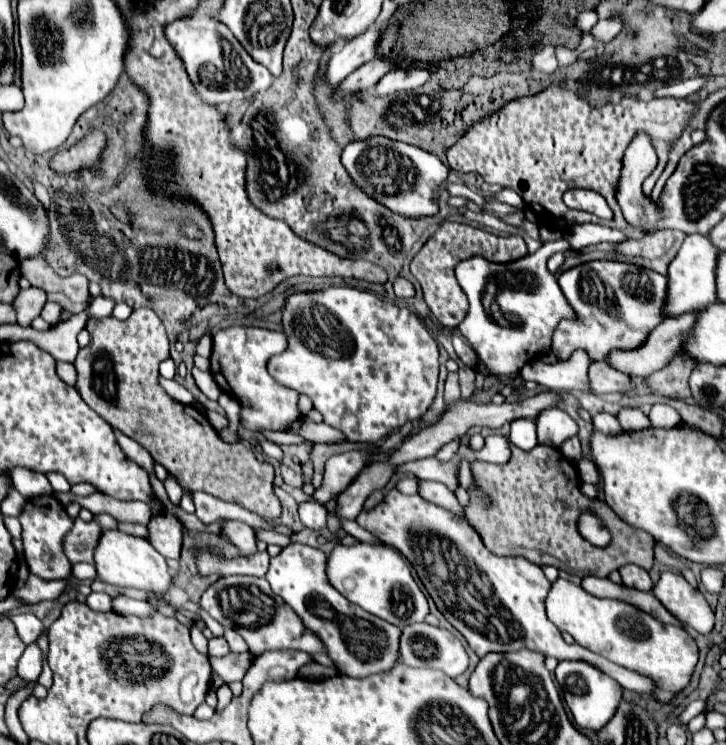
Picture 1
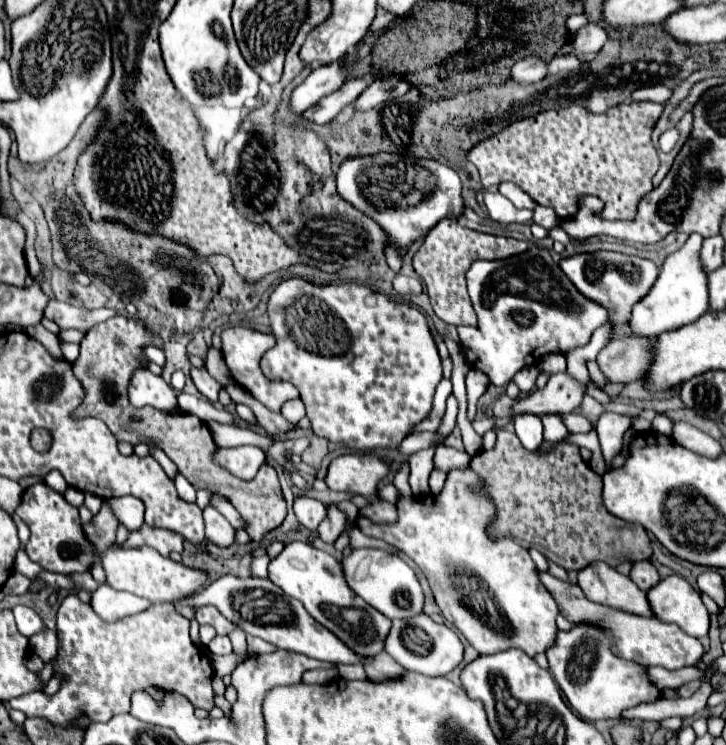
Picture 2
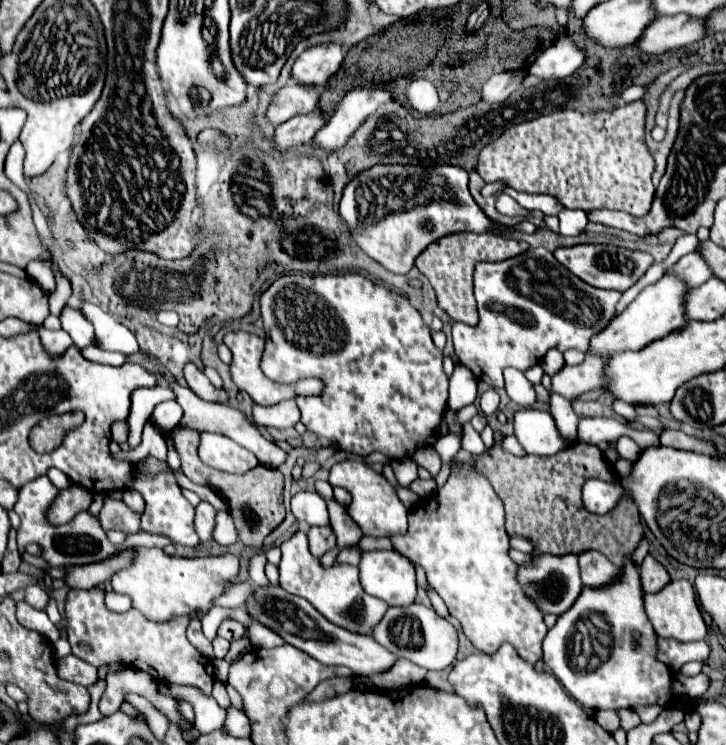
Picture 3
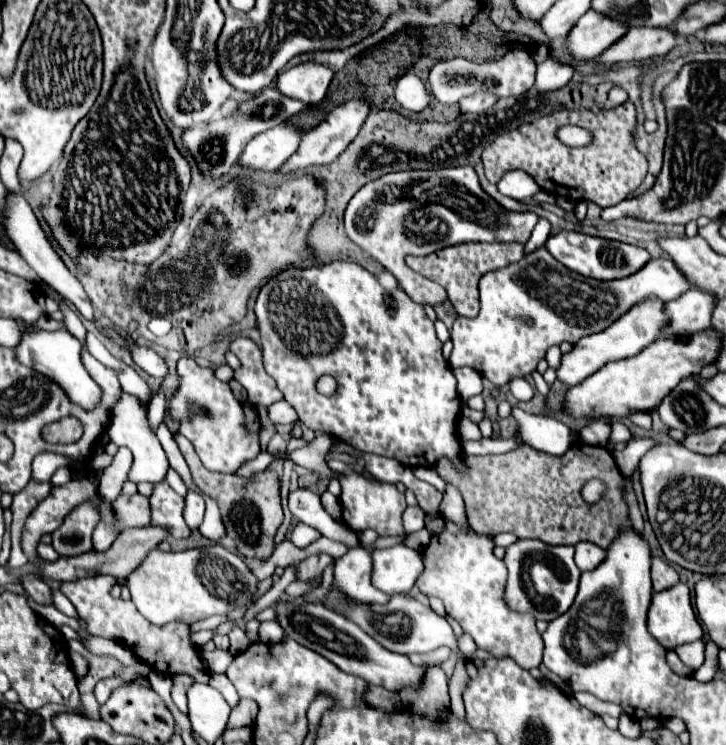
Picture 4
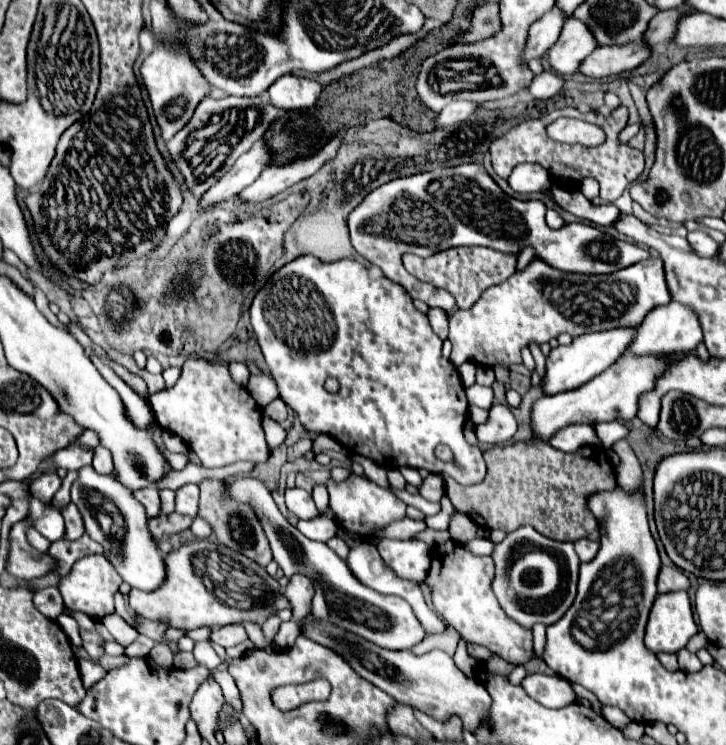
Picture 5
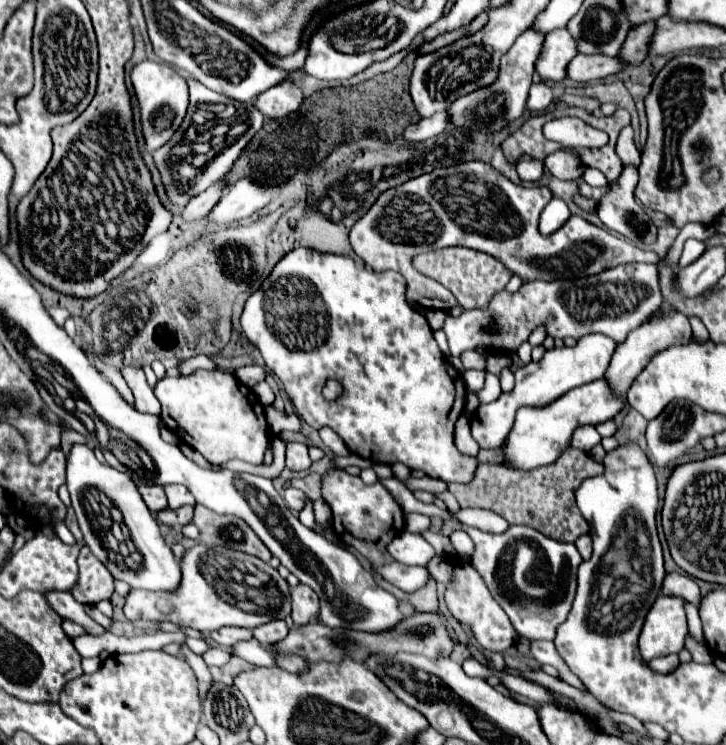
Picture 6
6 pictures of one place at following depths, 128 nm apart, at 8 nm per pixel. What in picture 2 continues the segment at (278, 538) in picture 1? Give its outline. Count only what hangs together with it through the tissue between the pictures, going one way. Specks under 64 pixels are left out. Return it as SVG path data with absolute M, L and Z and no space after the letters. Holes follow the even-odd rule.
M212 494L210 498L210 504L234 526L234 528L244 528L244 520L240 520L240 514L232 508L232 504L228 504L228 500L220 498L218 494Z

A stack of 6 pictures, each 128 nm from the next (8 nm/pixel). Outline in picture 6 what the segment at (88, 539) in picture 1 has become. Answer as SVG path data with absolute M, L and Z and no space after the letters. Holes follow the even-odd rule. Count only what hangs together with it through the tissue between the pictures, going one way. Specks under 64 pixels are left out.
M158 484L144 486L144 488L140 488L140 494L142 494L146 506L152 512L160 512L160 510L168 508L168 500L166 500L166 494L164 494L164 488L162 486L158 486Z

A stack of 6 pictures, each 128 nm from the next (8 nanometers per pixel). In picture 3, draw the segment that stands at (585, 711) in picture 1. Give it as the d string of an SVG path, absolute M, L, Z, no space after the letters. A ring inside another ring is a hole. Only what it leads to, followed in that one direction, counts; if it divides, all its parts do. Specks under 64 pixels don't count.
M628 556L624 560L620 574L612 582L598 588L584 586L574 606L556 620L554 628L550 628L544 638L544 664L560 680L566 692L588 710L608 710L608 708L614 710L614 708L636 708L636 706L666 708L682 702L682 698L672 692L672 670L656 656L658 638L652 624L646 618L642 596L644 590L640 582L640 570ZM590 612L600 612L606 618L606 622L610 624L610 632L614 636L614 644L610 656L604 662L596 666L588 664L588 668L582 670L572 666L570 662L568 640L572 632L576 632L576 622L588 618ZM634 632L638 632L640 636L636 638Z

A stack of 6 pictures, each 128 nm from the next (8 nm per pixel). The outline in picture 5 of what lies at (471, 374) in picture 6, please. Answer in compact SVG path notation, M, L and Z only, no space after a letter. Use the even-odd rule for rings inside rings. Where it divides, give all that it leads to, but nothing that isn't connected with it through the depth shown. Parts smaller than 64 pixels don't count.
M482 364L476 366L476 384L480 384L480 386L492 386L494 380L496 380L496 378L494 378L492 368L482 366Z

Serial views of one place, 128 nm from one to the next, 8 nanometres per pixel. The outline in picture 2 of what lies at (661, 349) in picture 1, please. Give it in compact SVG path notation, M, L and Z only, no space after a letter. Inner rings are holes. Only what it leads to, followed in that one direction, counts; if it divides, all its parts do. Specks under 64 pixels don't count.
M616 336L598 354L598 366L608 384L634 382L644 372L644 344L650 340Z

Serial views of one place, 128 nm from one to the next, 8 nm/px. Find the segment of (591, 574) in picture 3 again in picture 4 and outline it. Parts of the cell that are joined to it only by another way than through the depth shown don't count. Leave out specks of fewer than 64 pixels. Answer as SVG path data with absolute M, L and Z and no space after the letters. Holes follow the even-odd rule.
M592 542L576 544L576 566L582 572L586 572L590 568L596 568L604 560L604 556L606 556L606 552L600 546L592 544Z

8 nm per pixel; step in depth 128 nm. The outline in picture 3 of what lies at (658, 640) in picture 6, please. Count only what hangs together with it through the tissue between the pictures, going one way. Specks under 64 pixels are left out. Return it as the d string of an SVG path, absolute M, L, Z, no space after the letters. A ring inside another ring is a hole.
M672 580L658 594L646 594L644 606L646 606L648 620L654 626L654 632L662 638L674 638L680 642L694 642L694 640L704 640L708 634L706 624L702 620L702 614L696 604L694 588L688 580Z

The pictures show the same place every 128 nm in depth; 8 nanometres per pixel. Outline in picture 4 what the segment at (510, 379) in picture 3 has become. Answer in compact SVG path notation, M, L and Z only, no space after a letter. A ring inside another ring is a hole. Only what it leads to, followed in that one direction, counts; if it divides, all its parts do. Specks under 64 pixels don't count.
M512 378L510 380L510 388L512 388L512 394L518 400L530 400L532 394L534 394L534 388L524 378Z

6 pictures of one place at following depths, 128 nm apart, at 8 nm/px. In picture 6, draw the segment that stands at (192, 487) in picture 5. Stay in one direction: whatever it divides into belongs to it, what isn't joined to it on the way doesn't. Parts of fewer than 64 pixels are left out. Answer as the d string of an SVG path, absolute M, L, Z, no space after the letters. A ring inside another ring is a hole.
M166 484L164 490L166 490L166 496L168 496L170 508L180 508L184 504L196 504L192 500L192 494L188 492L188 488L184 488L182 484Z

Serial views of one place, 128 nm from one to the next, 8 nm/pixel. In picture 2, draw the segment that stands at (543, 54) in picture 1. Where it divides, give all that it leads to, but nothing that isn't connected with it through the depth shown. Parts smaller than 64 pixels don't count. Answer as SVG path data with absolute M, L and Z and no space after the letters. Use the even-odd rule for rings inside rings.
M538 58L520 60L510 68L510 80L522 84L534 84L546 76L546 64Z

